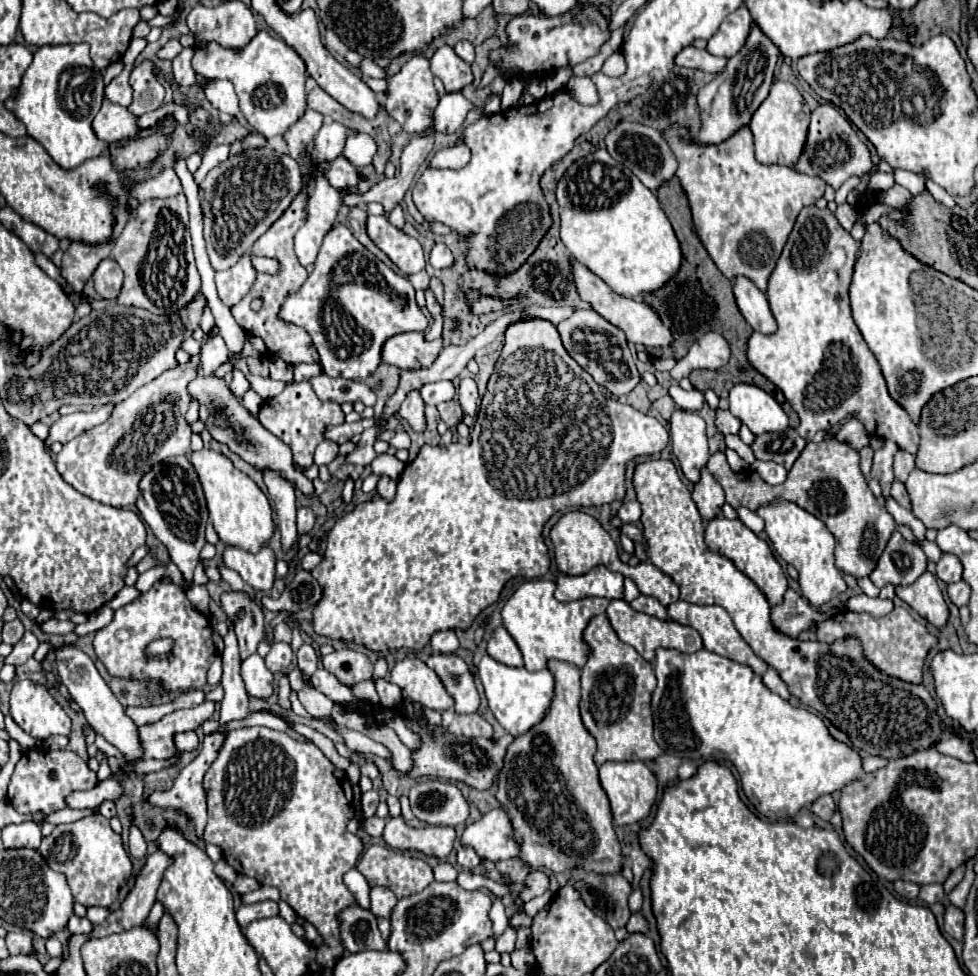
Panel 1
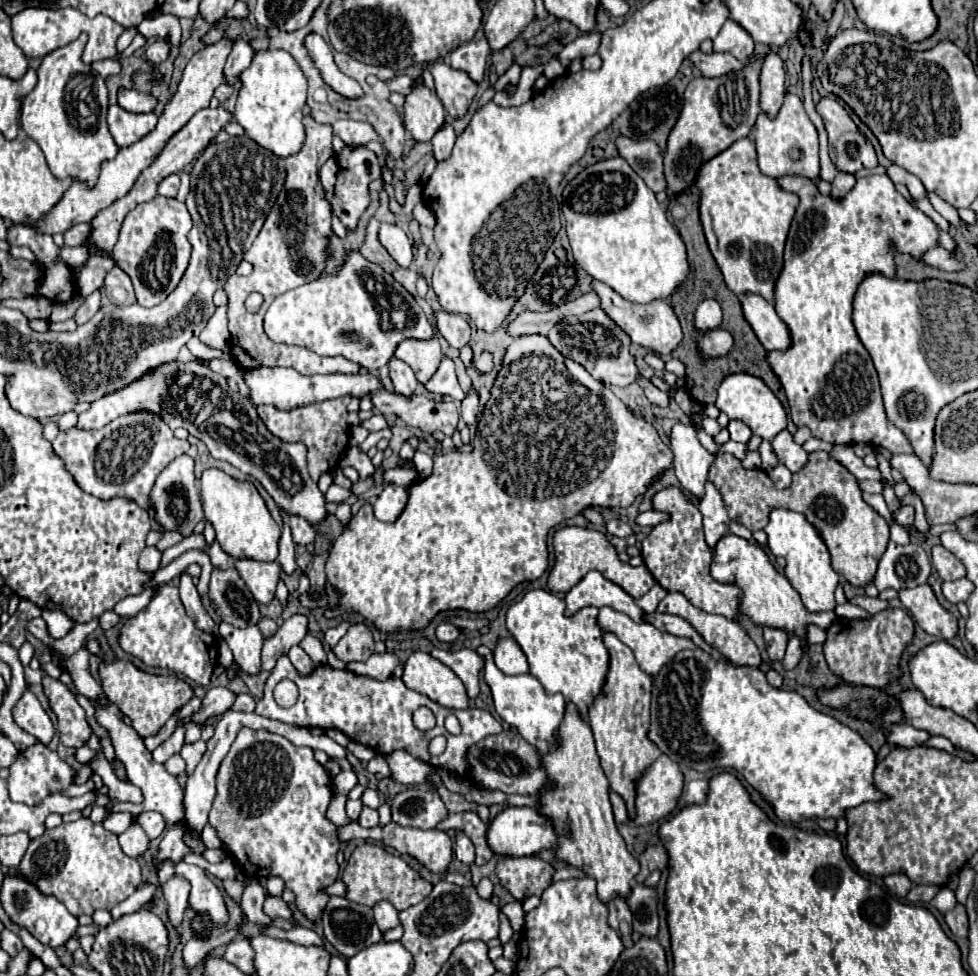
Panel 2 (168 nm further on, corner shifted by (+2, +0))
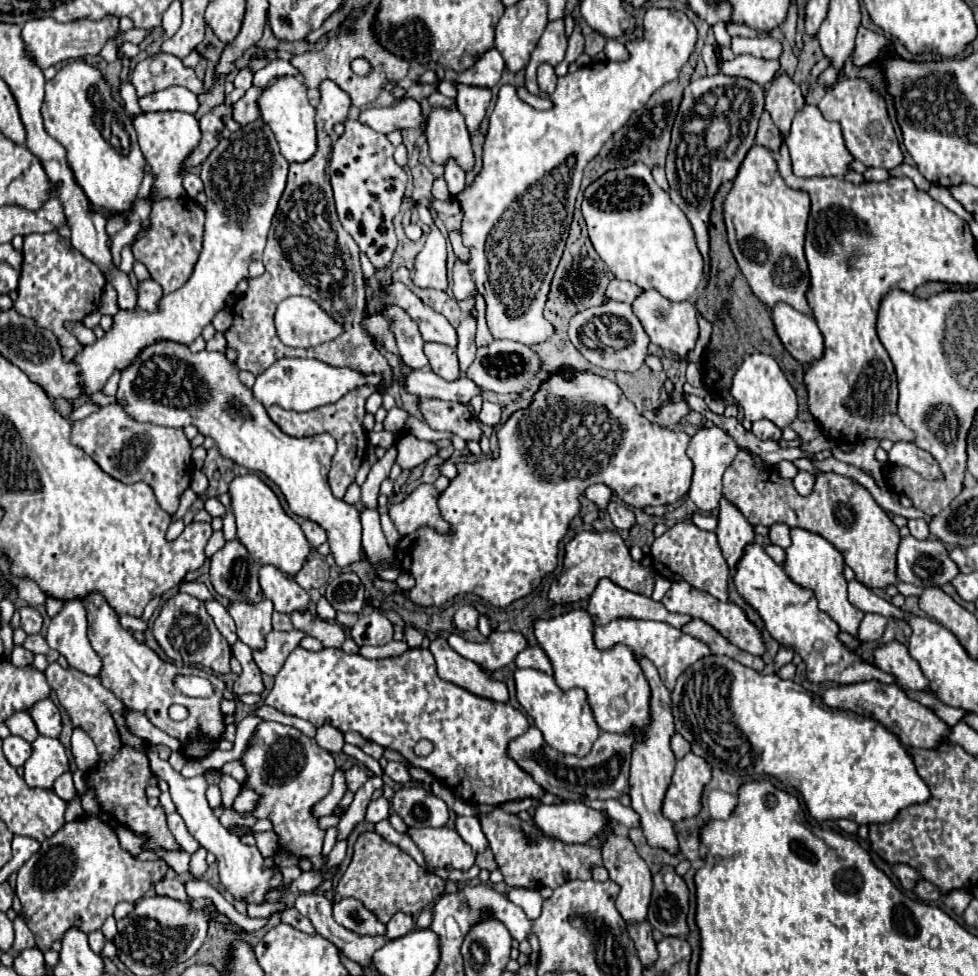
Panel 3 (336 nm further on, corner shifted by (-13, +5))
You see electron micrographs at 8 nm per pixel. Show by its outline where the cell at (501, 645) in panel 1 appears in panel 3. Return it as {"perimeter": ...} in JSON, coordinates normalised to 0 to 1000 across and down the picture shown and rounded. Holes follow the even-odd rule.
{"perimeter":[[[539,662],[535,668],[531,668],[531,672],[527,674],[527,680],[529,684],[547,684],[557,691],[565,691],[563,678],[553,662]]]}

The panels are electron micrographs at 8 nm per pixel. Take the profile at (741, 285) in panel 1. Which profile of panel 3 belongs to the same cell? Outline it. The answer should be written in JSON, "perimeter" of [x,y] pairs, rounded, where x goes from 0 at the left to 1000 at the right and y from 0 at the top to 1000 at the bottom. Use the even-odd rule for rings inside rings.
{"perimeter":[[[794,311],[788,318],[792,338],[805,361],[819,373],[829,373],[842,365],[842,344],[835,330],[805,311]]]}

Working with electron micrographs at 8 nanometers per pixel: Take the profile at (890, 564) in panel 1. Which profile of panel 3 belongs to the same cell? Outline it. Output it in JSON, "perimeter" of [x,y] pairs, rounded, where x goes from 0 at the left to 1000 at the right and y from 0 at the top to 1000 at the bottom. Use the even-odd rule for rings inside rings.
{"perimeter":[[[934,549],[921,551],[917,566],[917,592],[940,602],[964,600],[981,588],[979,578],[960,553],[936,553]]]}

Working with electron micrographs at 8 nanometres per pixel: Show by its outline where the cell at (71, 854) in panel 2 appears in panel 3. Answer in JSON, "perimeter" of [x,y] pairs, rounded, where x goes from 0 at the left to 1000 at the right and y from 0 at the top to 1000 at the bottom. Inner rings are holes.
{"perimeter":[[[83,838],[69,842],[24,885],[17,893],[15,916],[21,924],[26,945],[36,957],[38,971],[48,975],[75,949],[87,957],[103,953],[107,941],[116,936],[122,924],[138,926],[171,891],[173,887],[165,881],[138,881],[122,867],[118,852],[105,840]]]}

